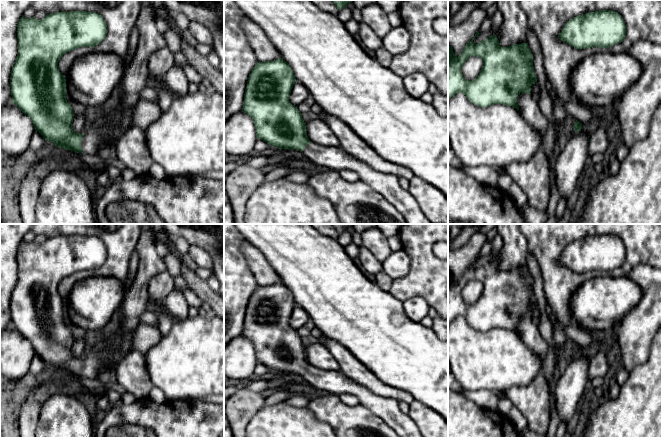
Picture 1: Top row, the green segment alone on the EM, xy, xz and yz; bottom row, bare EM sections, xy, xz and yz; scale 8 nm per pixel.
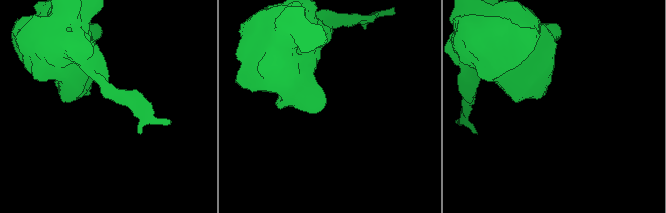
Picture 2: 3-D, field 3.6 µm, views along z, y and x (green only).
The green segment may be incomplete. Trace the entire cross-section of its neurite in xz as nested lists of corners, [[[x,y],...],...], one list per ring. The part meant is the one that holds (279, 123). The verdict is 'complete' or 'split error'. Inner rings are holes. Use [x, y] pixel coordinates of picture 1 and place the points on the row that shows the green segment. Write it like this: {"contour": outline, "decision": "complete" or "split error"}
{"contour": [[[282,58],[273,61],[258,62],[249,75],[242,111],[254,121],[256,137],[279,149],[296,149],[313,163],[322,166],[325,170],[351,170],[359,175],[359,179],[368,184],[374,191],[380,193],[404,217],[407,224],[433,224],[421,211],[416,199],[403,189],[399,178],[388,173],[381,173],[358,158],[350,155],[339,147],[324,147],[309,140],[306,132],[306,123],[297,106],[292,105],[289,96],[296,79],[289,64]]], "decision": "split error"}

